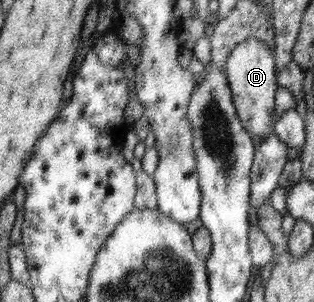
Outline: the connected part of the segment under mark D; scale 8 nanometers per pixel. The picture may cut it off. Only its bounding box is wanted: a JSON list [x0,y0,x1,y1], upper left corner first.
[225,38,278,137]

